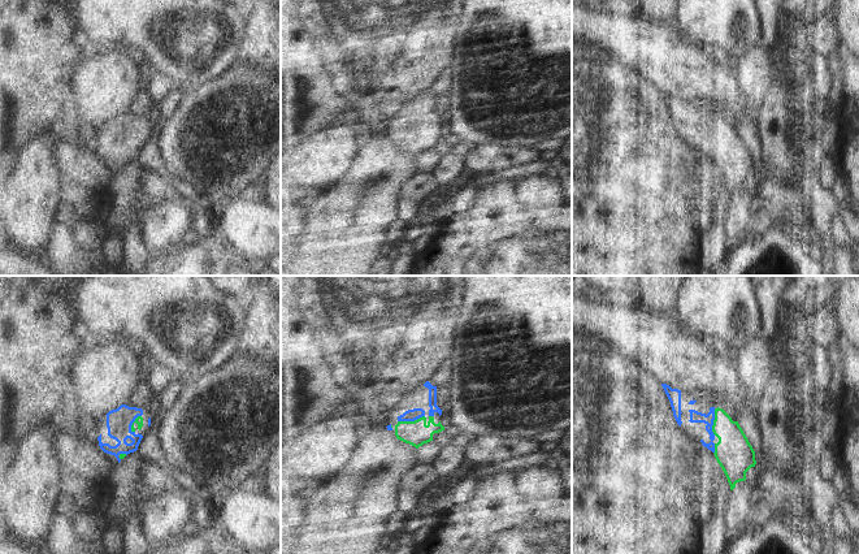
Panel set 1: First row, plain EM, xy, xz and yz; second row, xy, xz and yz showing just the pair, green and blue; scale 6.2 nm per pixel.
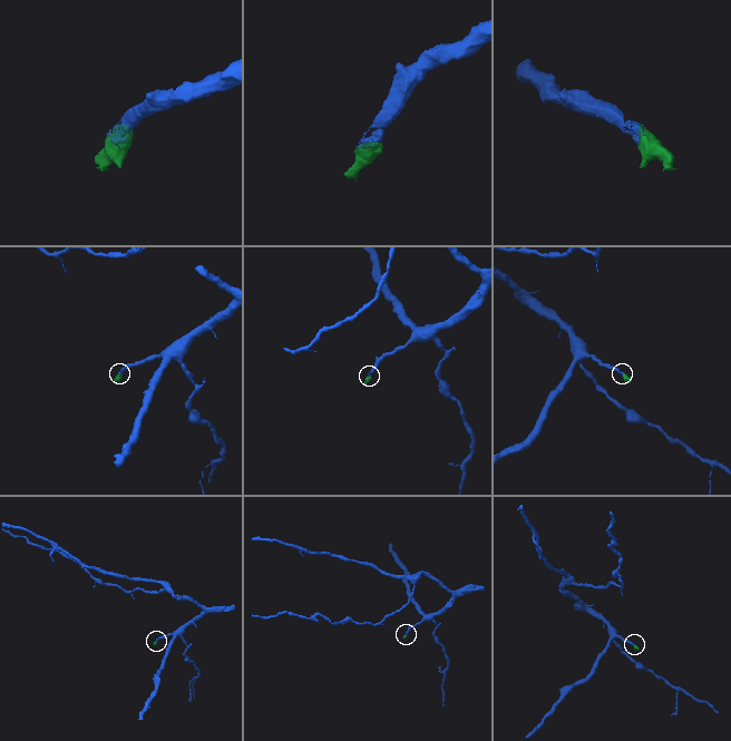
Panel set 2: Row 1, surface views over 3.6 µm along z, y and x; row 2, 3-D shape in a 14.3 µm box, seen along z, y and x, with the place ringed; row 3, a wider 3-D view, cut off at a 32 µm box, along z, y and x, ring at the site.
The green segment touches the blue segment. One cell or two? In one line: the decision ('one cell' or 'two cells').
one cell

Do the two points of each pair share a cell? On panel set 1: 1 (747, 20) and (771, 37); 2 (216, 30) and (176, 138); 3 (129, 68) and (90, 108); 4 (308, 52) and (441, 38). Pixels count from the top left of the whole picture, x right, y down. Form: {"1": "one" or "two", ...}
{"1": "two", "2": "two", "3": "one", "4": "two"}

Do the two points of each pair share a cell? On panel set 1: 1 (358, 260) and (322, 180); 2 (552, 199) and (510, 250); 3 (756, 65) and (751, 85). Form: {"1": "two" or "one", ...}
{"1": "two", "2": "one", "3": "one"}

